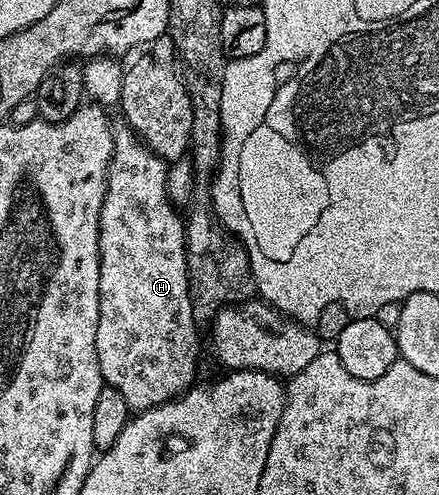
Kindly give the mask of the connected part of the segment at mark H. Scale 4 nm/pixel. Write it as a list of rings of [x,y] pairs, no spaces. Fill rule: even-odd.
[[[121,128],[113,135],[113,158],[109,162],[109,178],[105,182],[105,199],[101,209],[99,228],[99,256],[101,271],[99,272],[99,328],[95,332],[95,348],[99,356],[99,368],[104,385],[118,389],[126,400],[130,411],[140,412],[152,410],[153,407],[171,401],[185,393],[194,385],[197,374],[197,326],[193,317],[193,301],[189,295],[189,273],[187,272],[187,256],[185,255],[185,223],[178,207],[173,205],[167,192],[165,176],[166,163],[157,154],[152,154],[144,142],[128,128]]]

